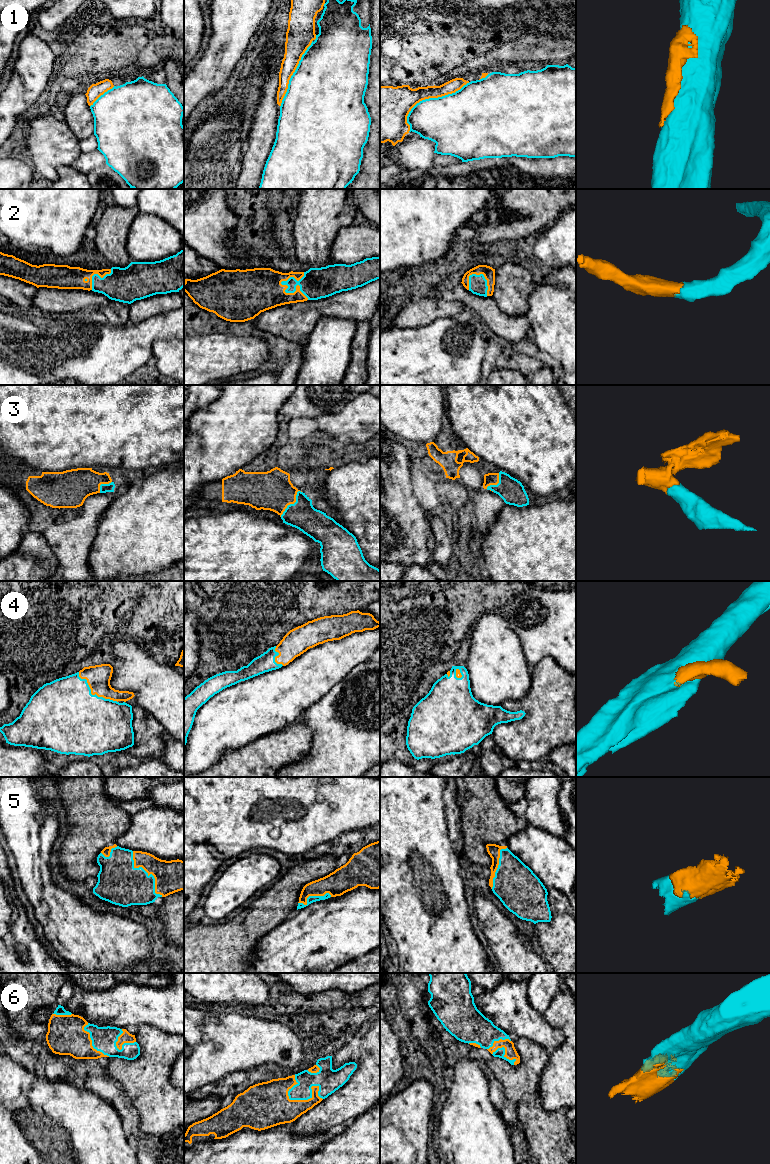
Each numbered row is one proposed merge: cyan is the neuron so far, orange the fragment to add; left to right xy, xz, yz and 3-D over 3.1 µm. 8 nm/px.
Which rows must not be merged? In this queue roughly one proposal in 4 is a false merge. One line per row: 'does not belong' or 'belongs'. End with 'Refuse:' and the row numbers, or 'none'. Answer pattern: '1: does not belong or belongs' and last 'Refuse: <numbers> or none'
1: does not belong
2: belongs
3: belongs
4: belongs
5: belongs
6: belongs
Refuse: 1

